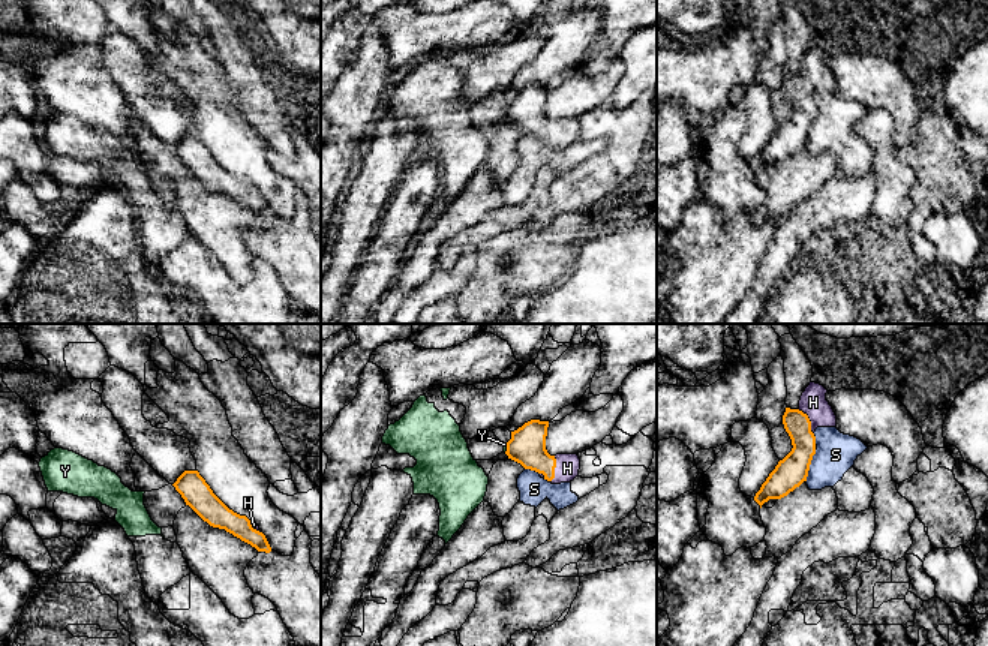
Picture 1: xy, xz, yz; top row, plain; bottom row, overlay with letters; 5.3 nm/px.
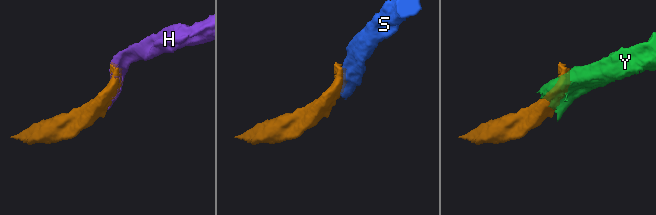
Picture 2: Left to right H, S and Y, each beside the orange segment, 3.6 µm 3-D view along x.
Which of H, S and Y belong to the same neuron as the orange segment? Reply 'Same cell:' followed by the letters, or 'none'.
Same cell: H

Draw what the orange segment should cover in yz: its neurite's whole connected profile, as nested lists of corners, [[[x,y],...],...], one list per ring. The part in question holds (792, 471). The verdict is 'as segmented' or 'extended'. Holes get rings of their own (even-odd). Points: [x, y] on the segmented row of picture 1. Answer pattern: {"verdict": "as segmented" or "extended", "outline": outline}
{"verdict": "extended", "outline": [[[810,382],[801,396],[799,408],[786,408],[783,424],[792,439],[792,451],[778,462],[754,501],[760,505],[769,499],[781,499],[807,481],[813,456],[816,454],[817,427],[837,427],[837,415],[826,400],[828,390]]]}

